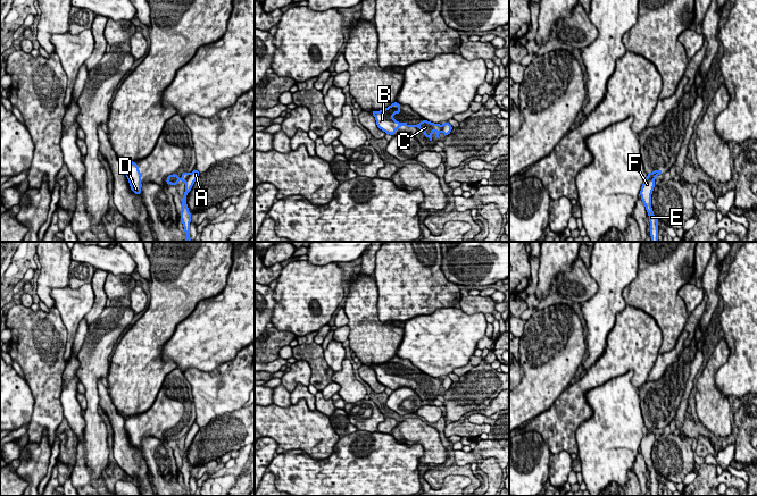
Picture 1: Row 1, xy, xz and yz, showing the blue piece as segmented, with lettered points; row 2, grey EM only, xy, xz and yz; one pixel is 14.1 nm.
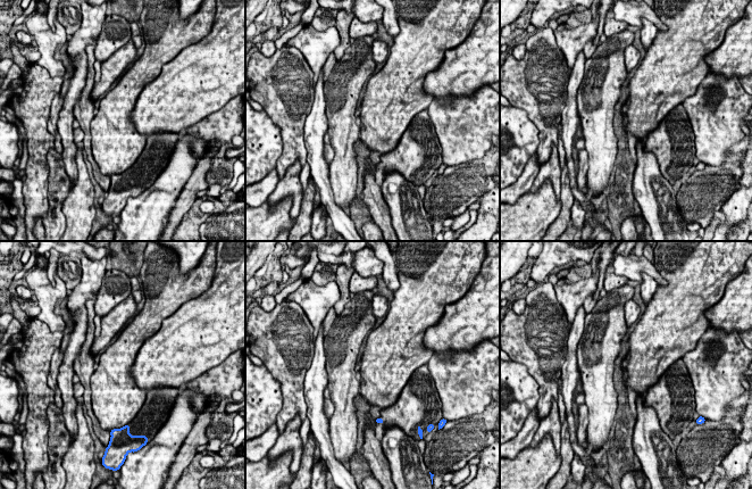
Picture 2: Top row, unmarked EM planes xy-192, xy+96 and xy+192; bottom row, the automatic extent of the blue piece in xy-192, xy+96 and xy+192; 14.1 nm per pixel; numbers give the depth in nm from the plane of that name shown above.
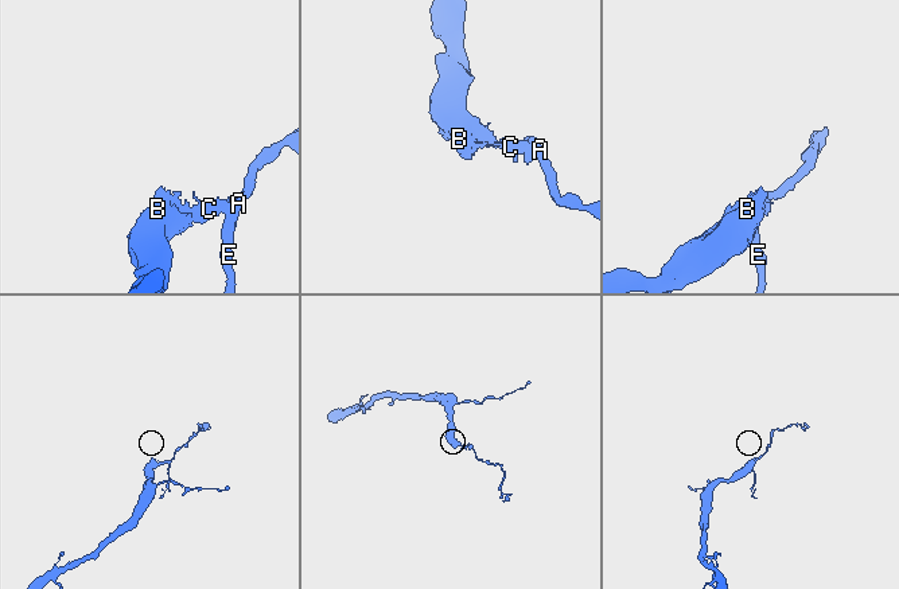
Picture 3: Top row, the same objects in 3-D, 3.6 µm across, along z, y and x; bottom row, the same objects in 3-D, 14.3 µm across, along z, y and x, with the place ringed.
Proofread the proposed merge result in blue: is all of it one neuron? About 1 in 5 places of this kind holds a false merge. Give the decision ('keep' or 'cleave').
cleave

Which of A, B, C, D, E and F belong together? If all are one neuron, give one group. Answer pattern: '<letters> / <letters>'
A E F / B C D

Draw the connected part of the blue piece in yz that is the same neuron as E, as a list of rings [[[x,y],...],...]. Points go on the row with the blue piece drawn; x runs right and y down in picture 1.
[[[648,177],[647,179],[643,180],[640,195],[649,216],[651,242],[658,242],[659,220],[655,217],[651,208],[651,193],[654,191],[654,187],[655,187],[655,178]]]

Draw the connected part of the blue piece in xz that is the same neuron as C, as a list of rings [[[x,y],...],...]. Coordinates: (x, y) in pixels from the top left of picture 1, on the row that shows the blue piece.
[[[394,102],[384,110],[381,111],[372,111],[373,116],[376,119],[376,125],[380,129],[384,131],[386,134],[394,135],[396,131],[399,127],[406,125],[407,127],[417,127],[423,131],[423,134],[432,141],[432,133],[436,132],[436,137],[439,138],[439,133],[442,132],[442,126],[440,124],[430,123],[427,120],[423,120],[417,125],[408,125],[407,123],[399,123],[393,119],[394,114],[400,114],[400,103]]]

